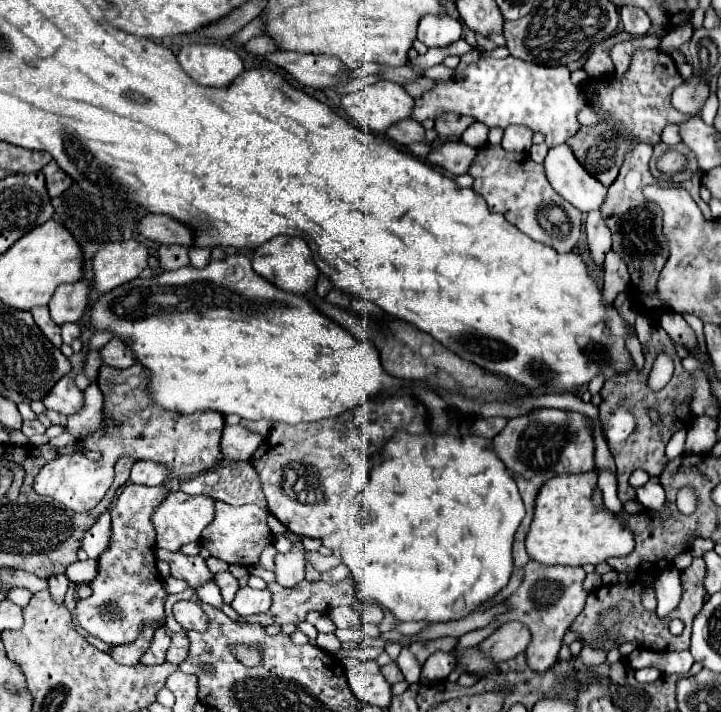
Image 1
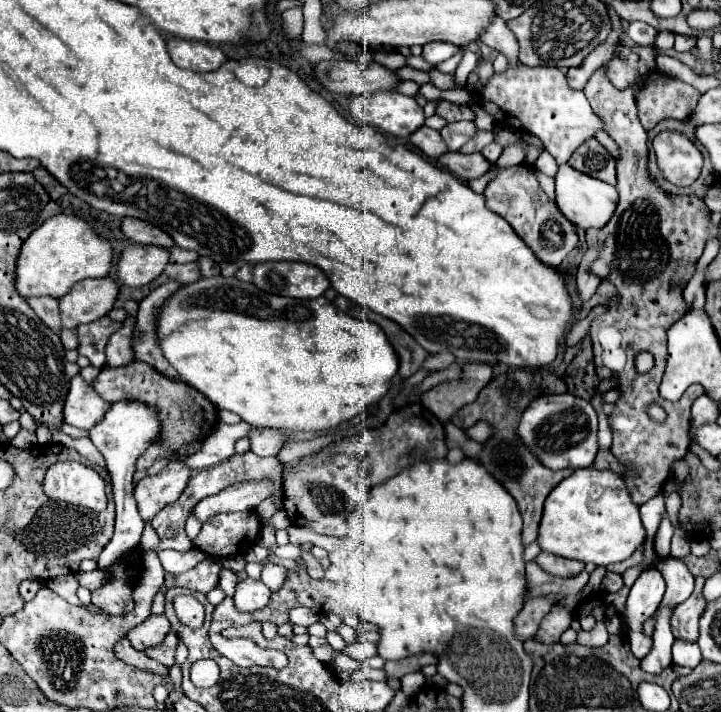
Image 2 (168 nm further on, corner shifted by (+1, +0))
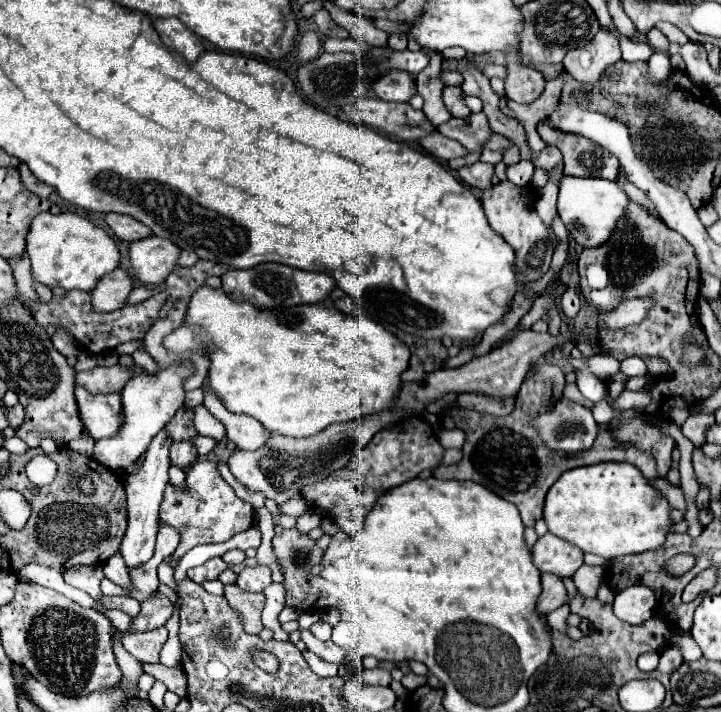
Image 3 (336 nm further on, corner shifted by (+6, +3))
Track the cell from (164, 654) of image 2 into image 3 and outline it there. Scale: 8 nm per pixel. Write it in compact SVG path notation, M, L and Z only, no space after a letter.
M155 628L149 632L135 632L123 636L123 648L139 662L159 662L159 652L167 642L167 630Z

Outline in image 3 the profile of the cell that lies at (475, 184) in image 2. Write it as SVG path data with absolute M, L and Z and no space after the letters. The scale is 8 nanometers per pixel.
M521 160L517 164L507 167L506 175L508 180L515 185L523 187L530 183L535 167L532 162Z

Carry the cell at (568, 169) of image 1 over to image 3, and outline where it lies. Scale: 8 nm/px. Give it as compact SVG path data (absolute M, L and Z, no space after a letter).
M565 176L559 188L559 218L569 230L571 238L583 248L597 248L607 244L619 218L625 216L629 196L617 182L603 178L571 178Z

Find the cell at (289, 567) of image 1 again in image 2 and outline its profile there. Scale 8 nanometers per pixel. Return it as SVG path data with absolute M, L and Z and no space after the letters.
M268 563L262 571L262 579L272 591L278 591L282 587L282 583L286 581L286 577L288 577L288 569L282 565L276 565L276 563Z

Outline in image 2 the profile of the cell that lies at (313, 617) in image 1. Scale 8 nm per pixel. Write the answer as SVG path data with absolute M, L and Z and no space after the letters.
M296 607L296 609L292 609L292 611L290 611L288 621L292 621L294 625L310 627L312 623L316 623L316 621L318 621L318 615L316 615L312 609L308 609L308 607Z

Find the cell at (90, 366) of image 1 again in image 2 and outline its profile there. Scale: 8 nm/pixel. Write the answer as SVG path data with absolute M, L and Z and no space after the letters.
M126 315L122 321L122 327L108 339L106 345L106 365L120 367L132 363L132 349L130 349L130 337L132 337L134 319Z

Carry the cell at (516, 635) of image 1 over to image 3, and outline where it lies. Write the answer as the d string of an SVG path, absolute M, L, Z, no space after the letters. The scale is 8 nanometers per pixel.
M549 572L541 574L541 586L543 586L543 592L541 592L539 604L537 604L539 612L549 614L551 610L557 610L567 602L567 590L559 576L549 574Z

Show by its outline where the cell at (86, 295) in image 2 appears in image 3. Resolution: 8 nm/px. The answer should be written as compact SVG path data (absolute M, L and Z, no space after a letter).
M117 268L115 272L103 276L95 286L93 294L93 308L97 312L113 312L127 306L127 298L133 290L135 282L125 268Z

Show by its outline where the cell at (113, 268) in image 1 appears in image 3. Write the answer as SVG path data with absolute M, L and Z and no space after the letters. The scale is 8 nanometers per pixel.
M149 236L129 248L135 278L141 284L161 284L177 268L181 250L167 238Z

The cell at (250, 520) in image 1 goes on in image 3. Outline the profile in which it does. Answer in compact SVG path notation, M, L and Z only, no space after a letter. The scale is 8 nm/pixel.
M197 460L197 462L193 462L189 470L185 472L183 488L175 488L173 484L167 484L163 494L163 504L159 508L161 522L175 528L181 538L177 550L171 556L173 568L179 564L185 552L191 550L193 546L207 544L207 542L225 542L233 538L237 532L249 530L255 522L253 506L235 496L233 488L219 476L217 464L209 460Z

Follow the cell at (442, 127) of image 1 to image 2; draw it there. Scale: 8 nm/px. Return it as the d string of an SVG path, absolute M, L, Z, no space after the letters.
M440 101L436 103L436 115L440 115L442 119L446 119L448 123L456 123L456 121L474 121L474 111L466 105L456 105L456 103L448 103L448 101Z

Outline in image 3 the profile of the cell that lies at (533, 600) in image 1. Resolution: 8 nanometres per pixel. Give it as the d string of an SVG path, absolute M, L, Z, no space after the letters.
M547 532L537 538L533 546L533 562L542 573L550 572L561 578L572 577L583 564L583 552Z

